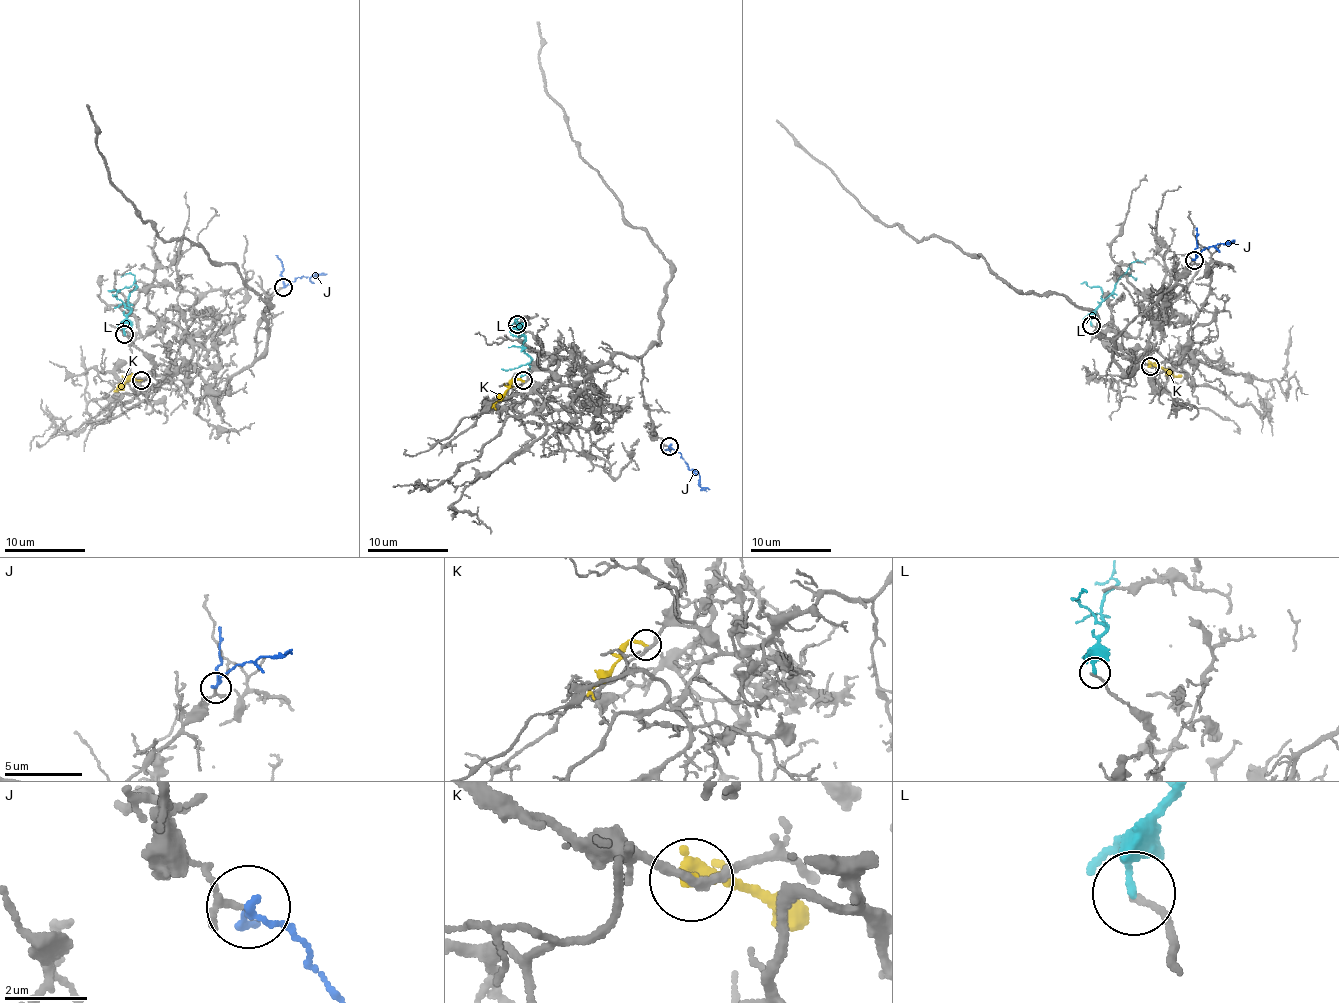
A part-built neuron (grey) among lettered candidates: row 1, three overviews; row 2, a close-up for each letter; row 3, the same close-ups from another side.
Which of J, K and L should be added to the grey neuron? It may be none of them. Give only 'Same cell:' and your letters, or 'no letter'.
Same cell: J

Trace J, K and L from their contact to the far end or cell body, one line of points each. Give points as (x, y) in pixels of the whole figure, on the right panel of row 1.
J: (1195, 259), (1205, 248), (1233, 240)
K: (1149, 366), (1150, 363), (1167, 368), (1176, 376), (1182, 376)
L: (1092, 325), (1090, 315), (1123, 274), (1134, 280)

